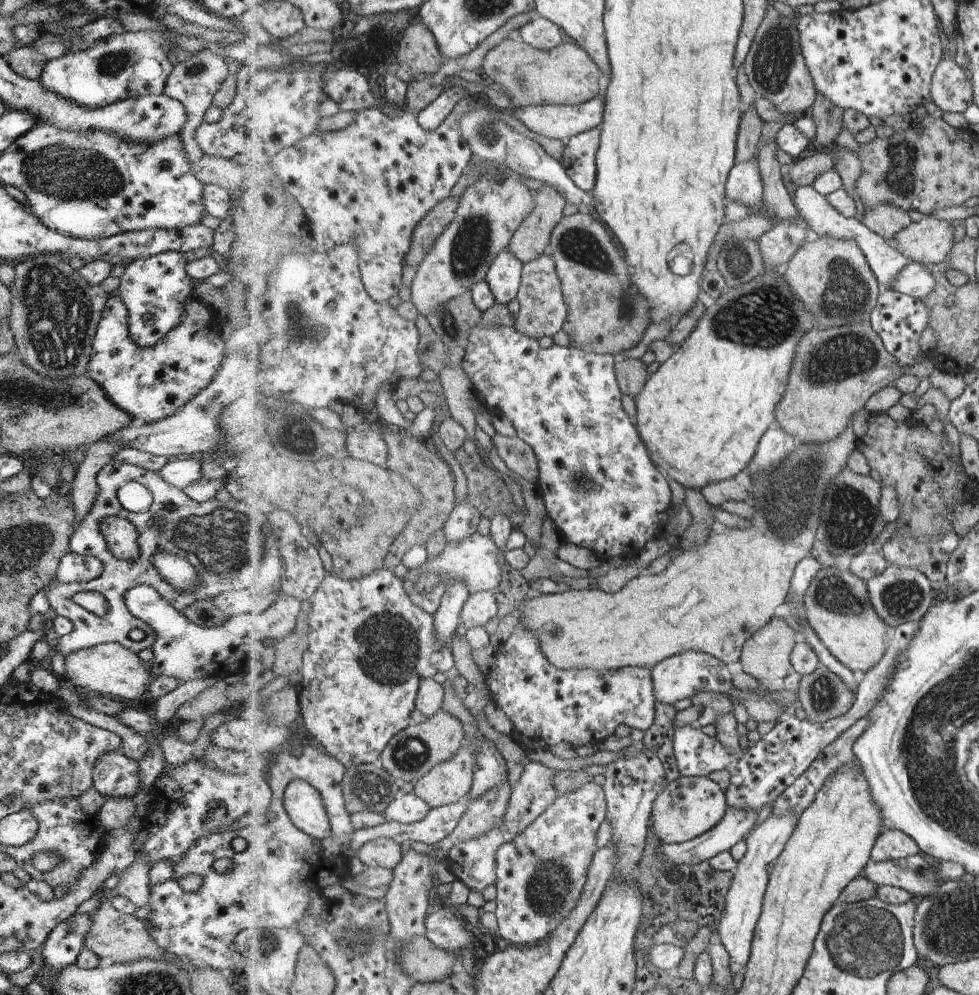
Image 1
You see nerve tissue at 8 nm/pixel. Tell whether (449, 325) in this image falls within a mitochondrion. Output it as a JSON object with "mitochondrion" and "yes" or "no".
{"mitochondrion":"yes"}

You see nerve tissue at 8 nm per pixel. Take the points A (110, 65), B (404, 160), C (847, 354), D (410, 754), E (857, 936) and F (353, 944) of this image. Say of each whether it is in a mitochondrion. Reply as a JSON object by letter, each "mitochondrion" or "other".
{"A":"mitochondrion","B":"other","C":"mitochondrion","D":"mitochondrion","E":"mitochondrion","F":"mitochondrion"}

